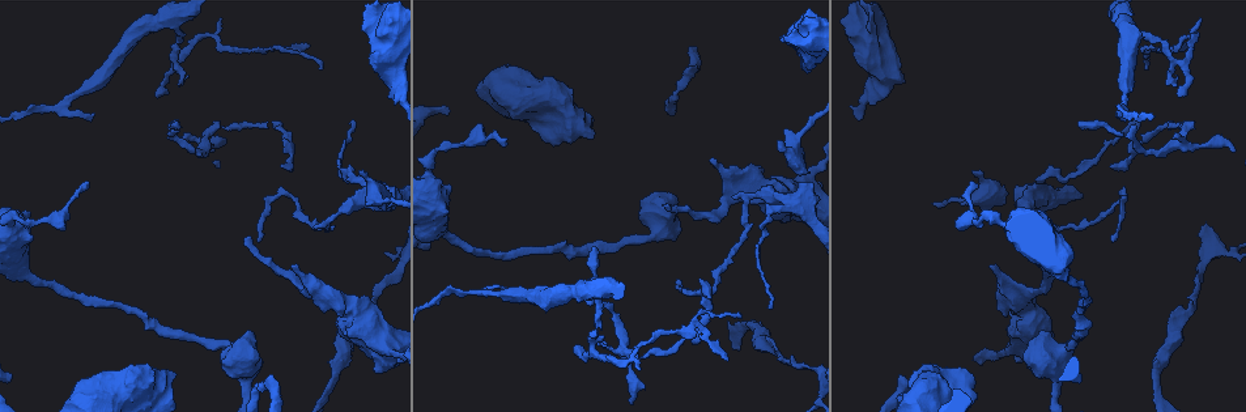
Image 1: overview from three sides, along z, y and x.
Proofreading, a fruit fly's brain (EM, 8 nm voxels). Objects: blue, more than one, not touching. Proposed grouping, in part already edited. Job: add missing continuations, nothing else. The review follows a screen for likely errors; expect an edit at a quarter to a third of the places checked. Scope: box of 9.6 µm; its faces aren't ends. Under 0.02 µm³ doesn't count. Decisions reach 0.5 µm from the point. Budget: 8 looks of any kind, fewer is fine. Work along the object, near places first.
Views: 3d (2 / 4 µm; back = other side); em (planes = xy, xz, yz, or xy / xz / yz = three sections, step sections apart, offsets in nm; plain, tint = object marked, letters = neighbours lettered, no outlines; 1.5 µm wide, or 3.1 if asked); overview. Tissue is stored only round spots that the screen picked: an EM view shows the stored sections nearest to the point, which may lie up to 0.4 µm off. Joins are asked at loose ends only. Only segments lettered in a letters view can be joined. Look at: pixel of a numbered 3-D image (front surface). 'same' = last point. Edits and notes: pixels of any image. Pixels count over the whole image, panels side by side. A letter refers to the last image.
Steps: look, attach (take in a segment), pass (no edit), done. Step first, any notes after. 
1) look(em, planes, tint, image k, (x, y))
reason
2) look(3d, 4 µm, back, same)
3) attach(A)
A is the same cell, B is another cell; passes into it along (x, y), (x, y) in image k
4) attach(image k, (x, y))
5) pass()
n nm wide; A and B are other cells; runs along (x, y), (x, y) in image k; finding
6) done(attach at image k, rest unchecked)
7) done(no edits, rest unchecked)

look(3d, 4 µm, image 1, (1173, 135))
thin end

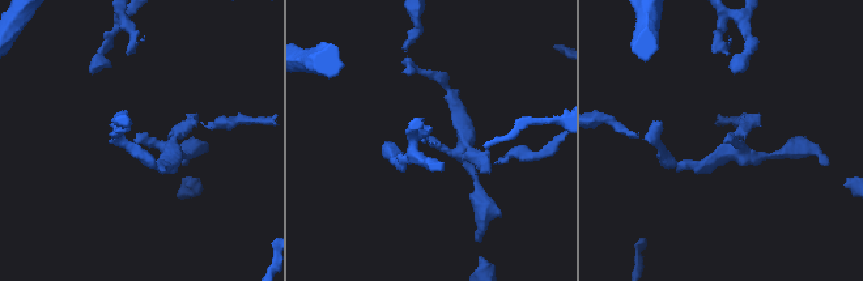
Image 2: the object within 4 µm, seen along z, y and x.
look(em, planes, letters, image 2, (430, 138))

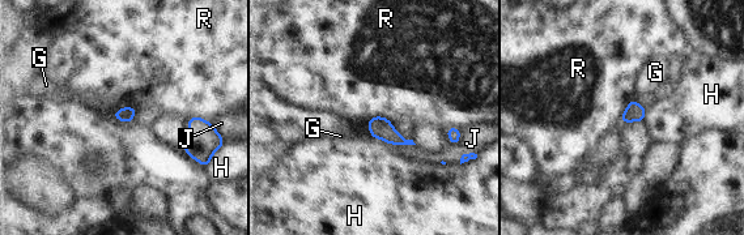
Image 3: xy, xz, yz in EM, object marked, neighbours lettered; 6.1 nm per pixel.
pass()
G, H, J and R are other cells; border along (634, 98), (624, 110), (621, 122) in image 3; none of them fits

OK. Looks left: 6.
look(3d, 4 µm, image 1, (308, 44))
tapers out

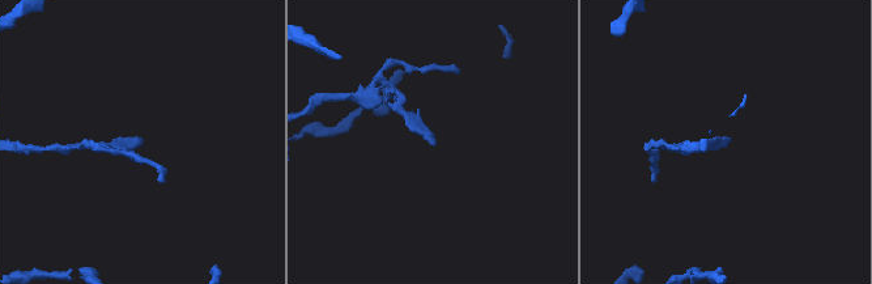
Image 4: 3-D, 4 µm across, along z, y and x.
look(em, planes, letters, image 4, (728, 141))

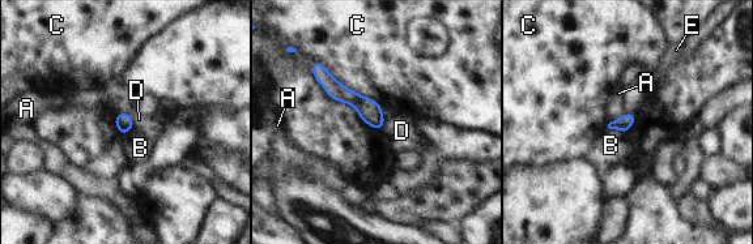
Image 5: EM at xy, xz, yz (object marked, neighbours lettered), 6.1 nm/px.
pass()
A, B, C, D and E are other cells; runs along (318, 73), (379, 123) in image 5; no lettered segment goes on from it

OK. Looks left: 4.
look(3d, 4 µm, back, image 1, (378, 373))

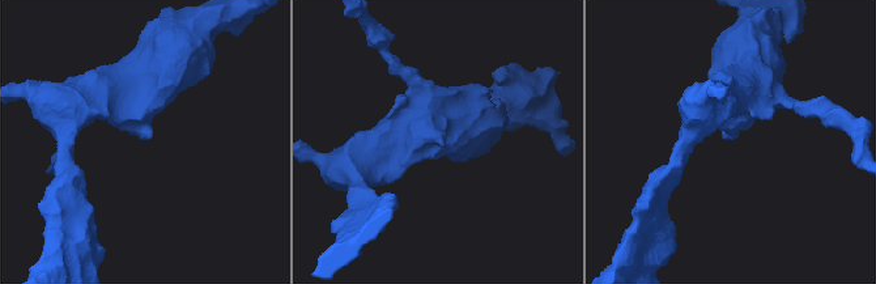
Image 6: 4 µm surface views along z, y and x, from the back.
look(em, planes, letters, image 6, (725, 138))

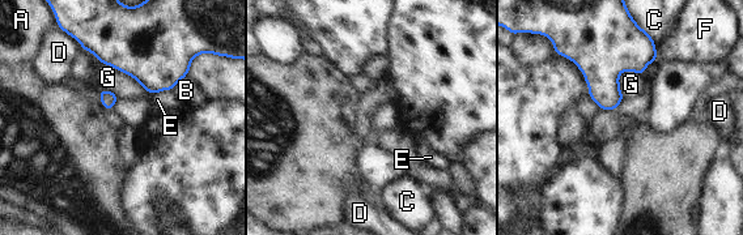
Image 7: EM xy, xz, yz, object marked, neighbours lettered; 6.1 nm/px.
pass()
A, B, C, D, E, F and G are other cells; border along (100, 62), (132, 76), (152, 94) in image 7; no lettered segment goes on from it

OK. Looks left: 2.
done(no edits, rest unchecked)

